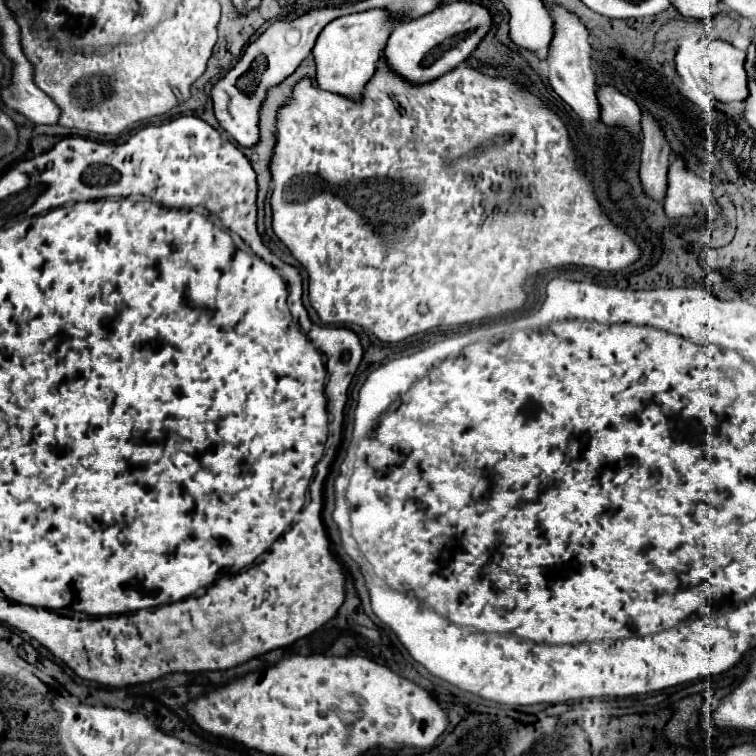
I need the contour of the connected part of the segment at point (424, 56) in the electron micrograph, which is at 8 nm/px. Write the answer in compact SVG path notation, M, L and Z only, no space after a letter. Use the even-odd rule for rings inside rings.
M478 2L442 4L434 12L394 28L384 48L384 56L390 68L394 72L400 72L400 76L404 76L406 80L412 80L414 84L428 82L436 76L442 76L444 72L450 72L456 64L466 60L492 30L492 26L494 20L490 10Z

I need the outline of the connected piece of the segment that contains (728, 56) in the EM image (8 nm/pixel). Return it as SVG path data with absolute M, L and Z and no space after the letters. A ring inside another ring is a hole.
M710 40L708 62L712 78L708 90L718 102L744 102L748 98L744 60L746 52L734 48L730 42Z

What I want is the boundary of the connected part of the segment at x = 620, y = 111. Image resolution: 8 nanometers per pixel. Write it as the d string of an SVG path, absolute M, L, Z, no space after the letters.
M604 84L596 90L602 122L608 126L622 126L628 132L640 132L640 108L638 104L622 94L616 86Z

